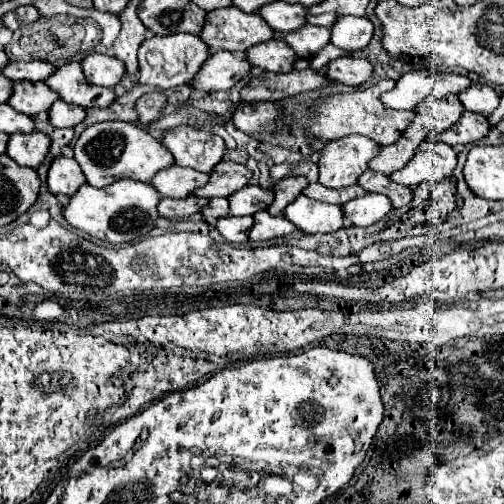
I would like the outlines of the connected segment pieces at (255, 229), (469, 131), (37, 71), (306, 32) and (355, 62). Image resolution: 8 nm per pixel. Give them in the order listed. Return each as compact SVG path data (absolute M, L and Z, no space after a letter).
M262 210L262 212L254 214L254 226L252 226L248 238L252 242L260 242L260 240L270 240L276 236L290 234L290 232L296 232L294 224L290 224L282 216L270 216L266 210Z
M464 112L462 120L458 120L458 124L454 124L454 128L448 128L446 132L440 134L430 134L430 140L442 140L452 148L462 148L468 142L474 142L482 136L486 136L490 130L490 124L486 120L486 116L482 114L474 114L474 112Z
M30 60L30 62L8 62L2 68L2 74L6 74L10 80L46 80L56 68L48 62L40 60Z
M304 24L298 28L298 32L274 32L274 40L276 38L282 38L286 44L290 44L298 58L312 58L330 42L330 28Z
M342 56L342 58L328 62L326 68L328 68L326 70L328 78L342 82L342 84L348 84L348 86L360 86L372 76L372 64L364 58Z

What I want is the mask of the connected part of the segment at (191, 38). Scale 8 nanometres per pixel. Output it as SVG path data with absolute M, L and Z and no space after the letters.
M174 34L174 36L150 36L138 48L138 80L140 84L150 84L156 88L176 88L180 84L190 84L204 60L210 56L206 44L194 34Z

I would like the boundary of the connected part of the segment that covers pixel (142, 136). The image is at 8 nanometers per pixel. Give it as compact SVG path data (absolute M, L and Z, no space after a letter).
M120 120L98 122L88 126L74 146L74 158L80 164L86 182L96 188L104 188L106 184L112 184L120 178L150 182L158 170L174 164L170 152L162 146L160 140L152 138L146 130L138 128L136 124Z

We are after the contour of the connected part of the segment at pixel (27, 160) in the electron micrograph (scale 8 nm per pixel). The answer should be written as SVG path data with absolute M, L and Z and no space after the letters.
M42 132L30 134L10 134L6 144L6 154L20 166L38 168L38 164L46 158L50 148L50 138Z

